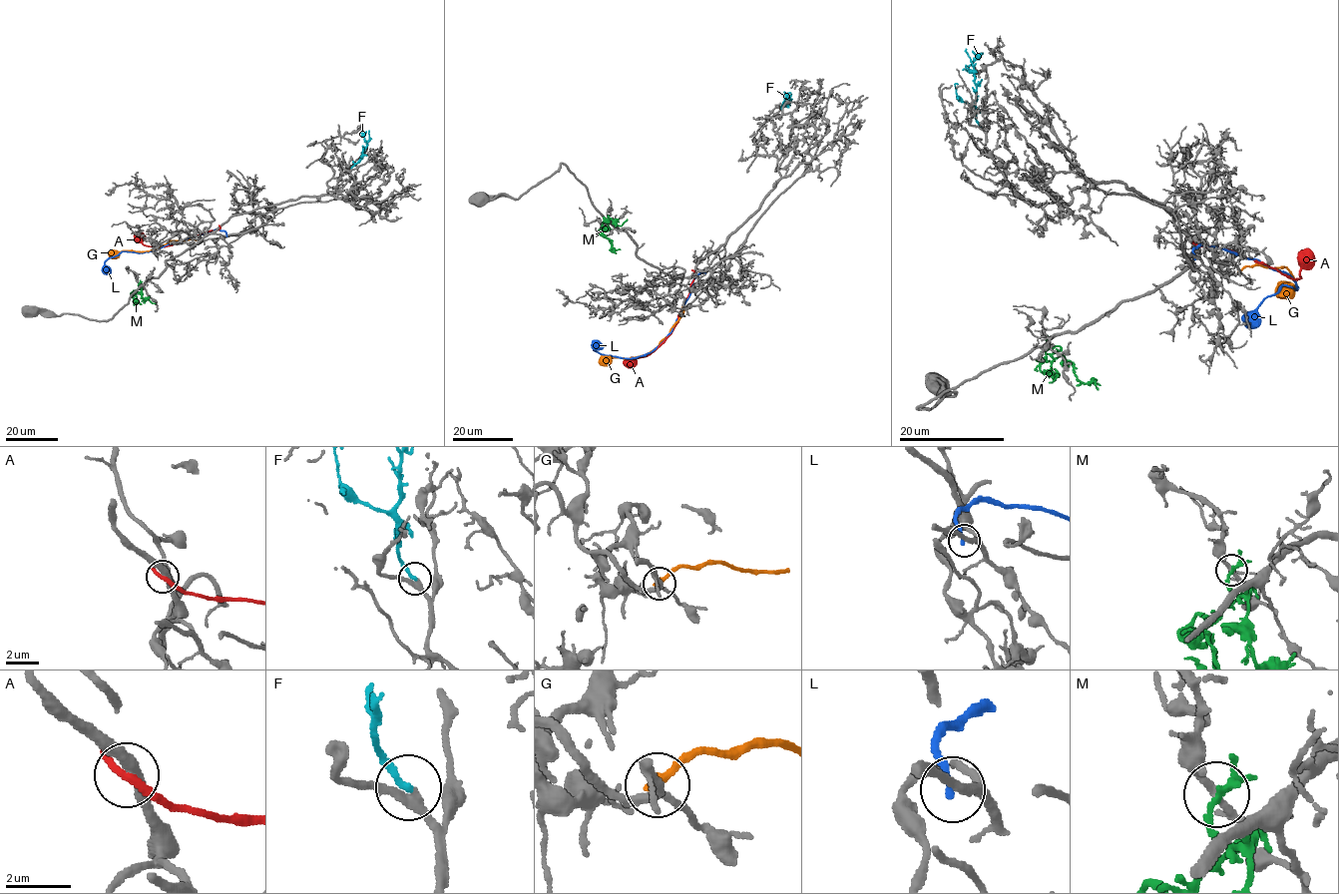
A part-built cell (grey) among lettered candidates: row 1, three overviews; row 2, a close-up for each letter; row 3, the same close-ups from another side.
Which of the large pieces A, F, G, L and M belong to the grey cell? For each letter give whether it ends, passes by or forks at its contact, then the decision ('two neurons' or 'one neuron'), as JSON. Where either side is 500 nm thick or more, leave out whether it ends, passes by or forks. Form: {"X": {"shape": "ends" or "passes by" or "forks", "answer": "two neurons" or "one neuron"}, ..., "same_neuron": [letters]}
{"A": {"shape": "ends", "answer": "two neurons"}, "F": {"shape": "ends", "answer": "one neuron"}, "G": {"shape": "ends", "answer": "two neurons"}, "L": {"shape": "ends", "answer": "two neurons"}, "M": {"shape": "forks", "answer": "two neurons"}, "same_neuron": ["F"]}

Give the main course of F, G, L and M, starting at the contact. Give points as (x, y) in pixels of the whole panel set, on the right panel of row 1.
F: (981, 126), (975, 120), (975, 80), (969, 67), (982, 52)
G: (1240, 271), (1257, 265), (1286, 266), (1296, 286), (1285, 283), (1282, 289), (1285, 292)
L: (1195, 257), (1193, 248), (1203, 245), (1225, 248), (1294, 281), (1296, 288), (1281, 285), (1258, 305), (1248, 328)
M: (1047, 341), (1047, 349), (1060, 348), (1054, 357), (1062, 355), (1072, 363), (1077, 377), (1096, 386)

